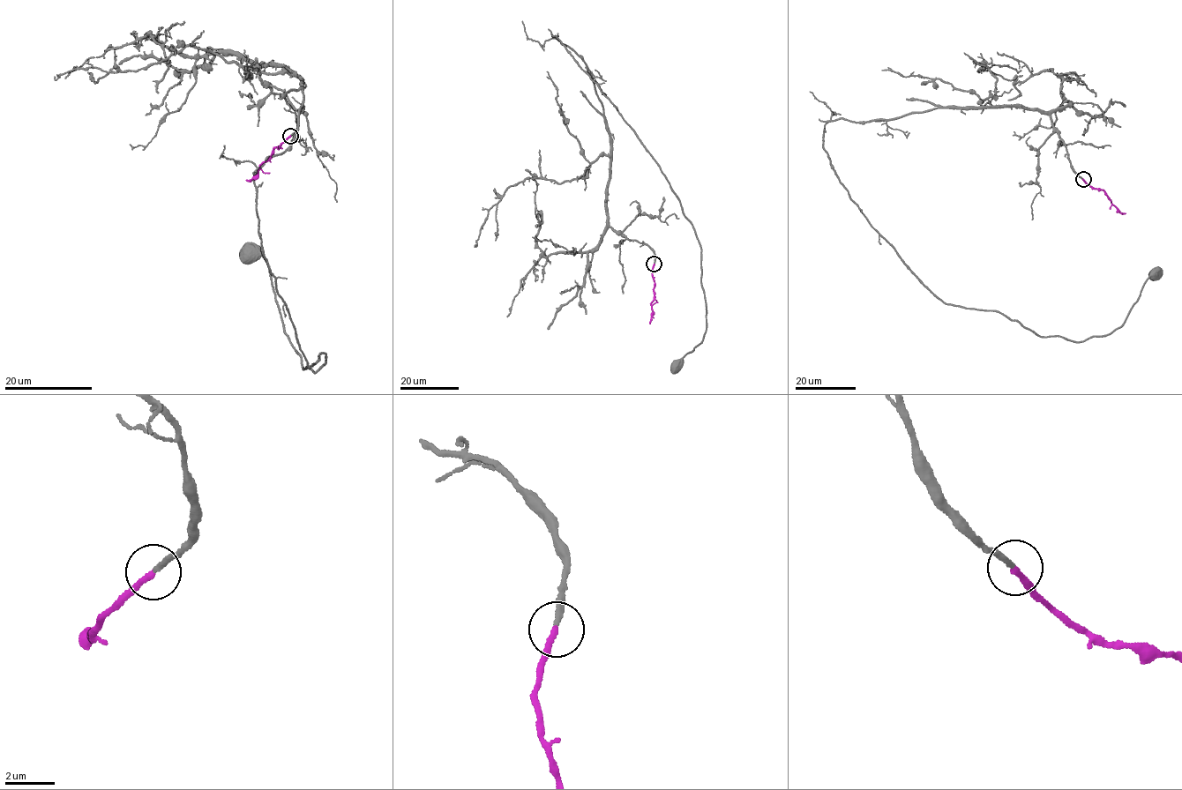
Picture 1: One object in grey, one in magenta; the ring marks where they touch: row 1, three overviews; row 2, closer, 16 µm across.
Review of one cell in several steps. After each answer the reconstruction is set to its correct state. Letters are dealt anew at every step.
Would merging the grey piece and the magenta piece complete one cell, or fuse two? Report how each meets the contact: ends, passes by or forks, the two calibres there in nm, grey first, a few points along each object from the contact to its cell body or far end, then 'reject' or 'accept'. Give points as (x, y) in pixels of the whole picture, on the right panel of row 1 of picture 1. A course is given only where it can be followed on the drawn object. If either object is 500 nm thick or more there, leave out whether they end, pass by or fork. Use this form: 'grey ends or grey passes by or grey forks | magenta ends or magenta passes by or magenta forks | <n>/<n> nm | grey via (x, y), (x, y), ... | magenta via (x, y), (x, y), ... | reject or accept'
grey ends | magenta ends | 240/240 nm | grey via (1082, 179), (1037, 110), (825, 125), (850, 199), (946, 303), (1081, 341), (1119, 327), (1155, 272) | magenta via (1082, 179), (1095, 189), (1102, 190), (1118, 211), (1125, 213) | accept

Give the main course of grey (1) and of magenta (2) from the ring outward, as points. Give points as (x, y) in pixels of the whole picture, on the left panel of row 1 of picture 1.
1: (290, 136), (259, 66), (303, 83), (254, 179), (315, 372), (248, 252)
2: (290, 136), (259, 167), (257, 176), (246, 181)

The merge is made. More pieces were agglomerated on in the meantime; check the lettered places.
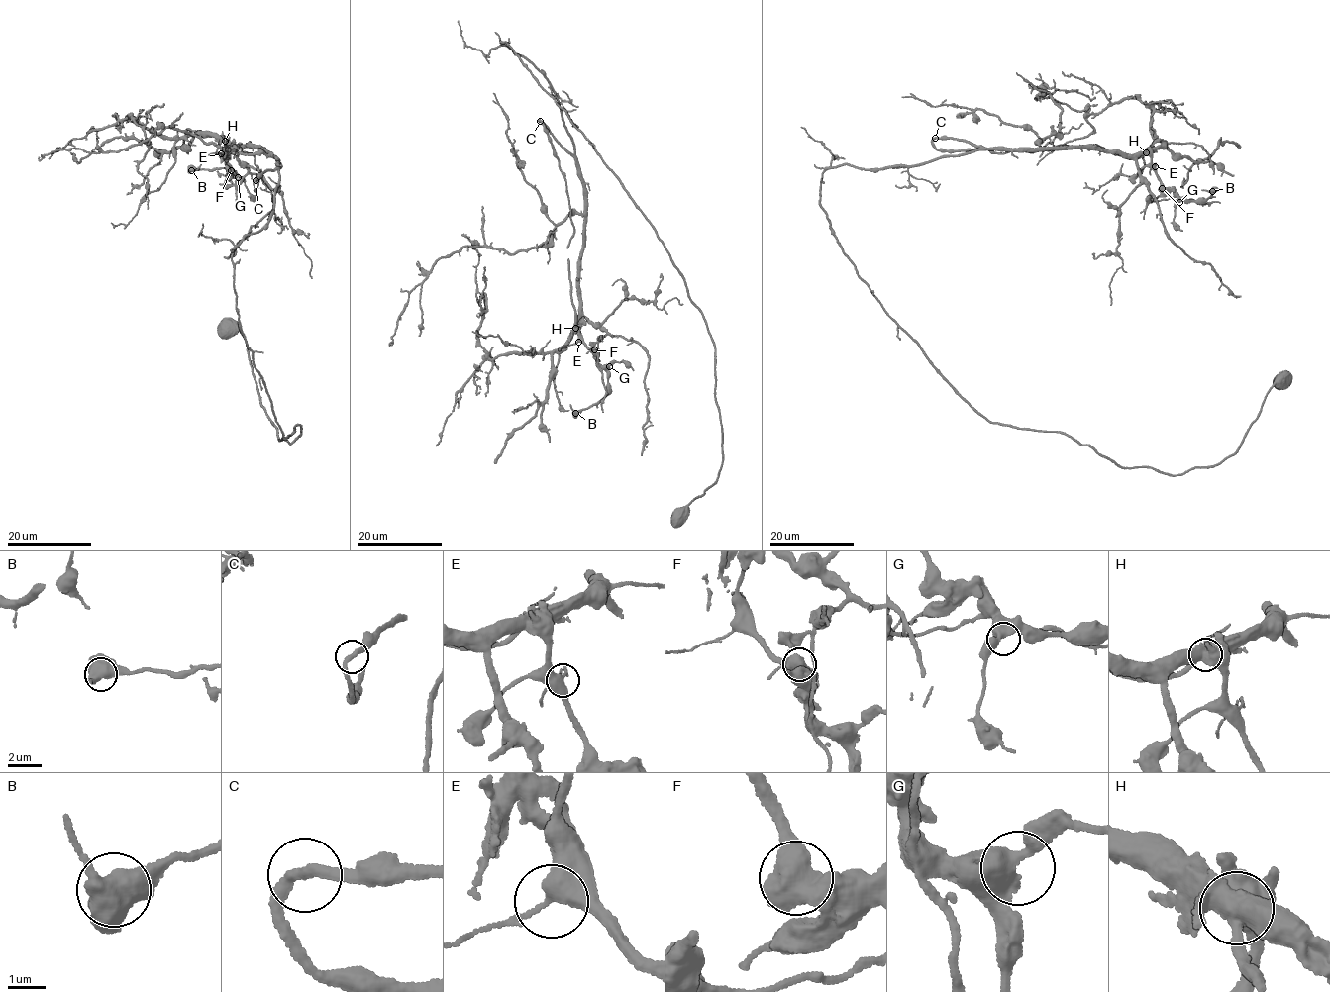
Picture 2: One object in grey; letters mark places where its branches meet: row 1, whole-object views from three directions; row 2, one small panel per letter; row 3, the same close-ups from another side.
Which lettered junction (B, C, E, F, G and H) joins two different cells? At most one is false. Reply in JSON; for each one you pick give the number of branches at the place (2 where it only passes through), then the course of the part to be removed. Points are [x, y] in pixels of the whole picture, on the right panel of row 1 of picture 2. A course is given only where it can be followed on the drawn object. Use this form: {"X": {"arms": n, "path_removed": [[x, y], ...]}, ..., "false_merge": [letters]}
{"false_merge": []}

